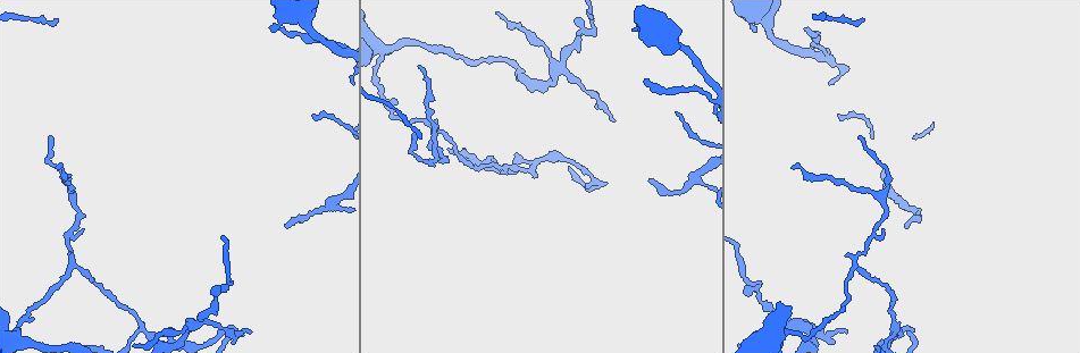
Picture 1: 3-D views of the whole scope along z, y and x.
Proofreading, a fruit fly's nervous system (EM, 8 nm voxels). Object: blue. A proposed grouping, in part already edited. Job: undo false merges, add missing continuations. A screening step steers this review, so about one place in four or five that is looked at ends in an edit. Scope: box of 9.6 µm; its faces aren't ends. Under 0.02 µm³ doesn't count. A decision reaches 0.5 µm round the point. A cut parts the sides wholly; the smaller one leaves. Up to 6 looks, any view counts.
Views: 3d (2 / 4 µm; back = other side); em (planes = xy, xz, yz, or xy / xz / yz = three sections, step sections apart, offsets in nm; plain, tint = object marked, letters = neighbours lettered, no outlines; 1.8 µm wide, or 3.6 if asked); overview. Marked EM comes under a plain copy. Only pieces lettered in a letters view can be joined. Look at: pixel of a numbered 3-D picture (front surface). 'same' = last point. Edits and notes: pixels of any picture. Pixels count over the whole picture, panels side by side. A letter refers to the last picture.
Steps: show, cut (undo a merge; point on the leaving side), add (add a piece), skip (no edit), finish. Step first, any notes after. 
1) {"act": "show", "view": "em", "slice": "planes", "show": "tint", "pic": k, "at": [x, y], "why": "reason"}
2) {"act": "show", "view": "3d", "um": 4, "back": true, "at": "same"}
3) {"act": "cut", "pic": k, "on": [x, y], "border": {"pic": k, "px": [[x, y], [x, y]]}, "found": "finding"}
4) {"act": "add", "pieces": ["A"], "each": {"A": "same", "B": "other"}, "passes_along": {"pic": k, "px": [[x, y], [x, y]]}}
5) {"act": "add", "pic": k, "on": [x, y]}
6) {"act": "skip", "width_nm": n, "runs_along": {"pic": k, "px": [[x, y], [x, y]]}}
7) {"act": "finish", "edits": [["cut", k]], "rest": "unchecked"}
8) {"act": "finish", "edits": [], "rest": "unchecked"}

{"act": "show", "view": "3d", "um": 2, "pic": 1, "at": [892, 328], "why": "side arm on a straight run"}

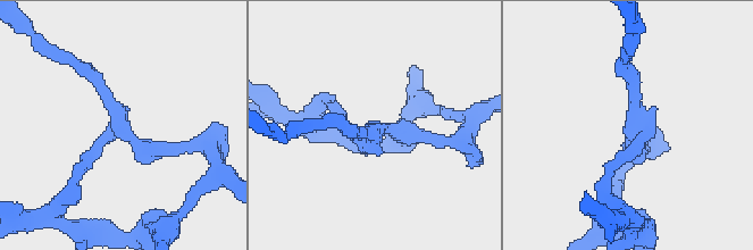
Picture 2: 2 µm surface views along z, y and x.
{"act": "show", "view": "em", "slice": "planes", "show": "letters", "pic": 2, "at": [117, 127], "why": "need the tissue"}

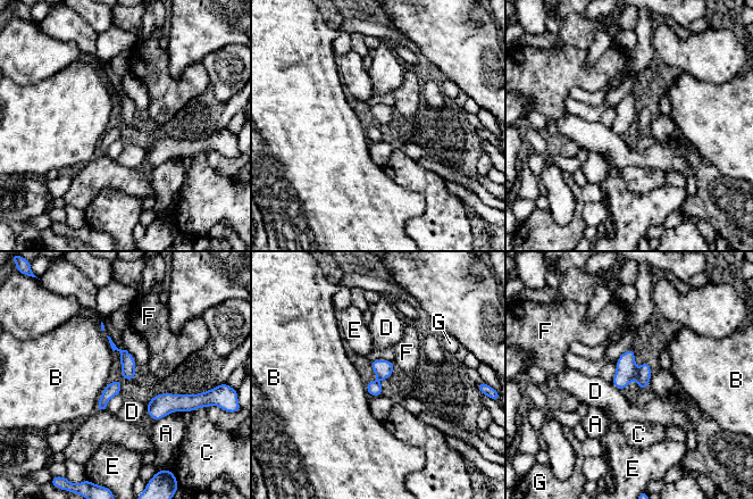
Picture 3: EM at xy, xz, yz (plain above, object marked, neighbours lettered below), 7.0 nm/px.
{"act": "skip", "each": {"A": "other", "B": "other", "C": "other", "D": "other", "E": "other", "F": "other", "G": "other"}, "arms": 3, "found": "all the same cell"}

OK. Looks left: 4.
{"act": "show", "view": "em", "slice": "xy", "step": 4, "show": "tint", "pic": 1, "at": [908, 329], "why": "sharp bend"}

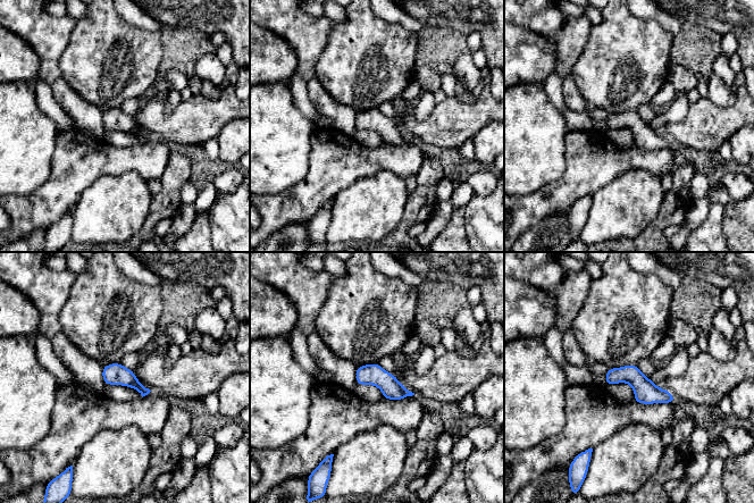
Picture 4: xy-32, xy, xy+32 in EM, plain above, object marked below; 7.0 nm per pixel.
{"act": "show", "view": "em", "slice": "xy", "step": 4, "show": "letters", "at": "same"}

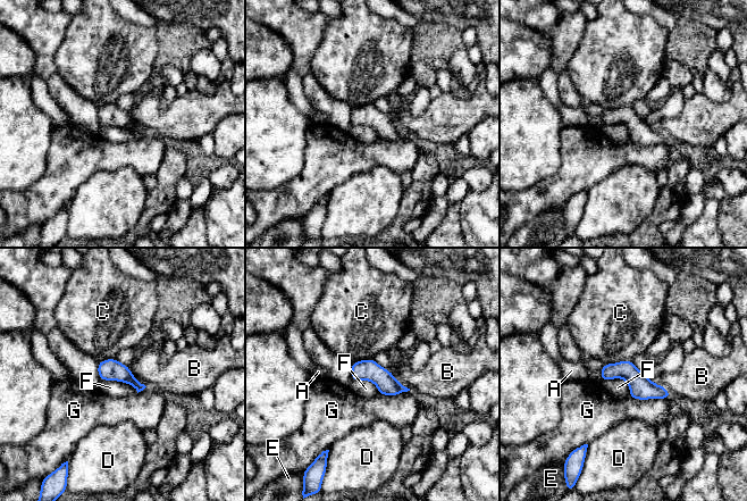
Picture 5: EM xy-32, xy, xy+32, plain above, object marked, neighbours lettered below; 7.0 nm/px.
{"act": "skip", "longest_contact_nm": ["G", 300], "each": {"A": "other", "B": "other", "C": "other", "D": "other", "E": "other", "F": "other", "G": "other"}, "border": {"pic": 5, "px": [[101, 380], [126, 382], [137, 392]]}, "found": "all the same cell"}

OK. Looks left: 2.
{"act": "show", "view": "em", "um": 3.6, "slice": "planes", "show": "letters", "pic": 1, "at": [558, 68], "why": "four or more arms meet"}

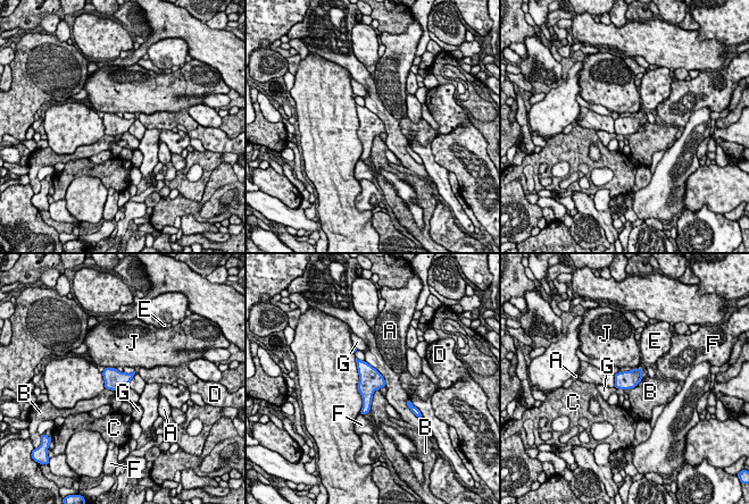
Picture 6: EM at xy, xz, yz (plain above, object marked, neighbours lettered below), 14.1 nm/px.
{"act": "skip", "each": {"A": "other", "B": "other", "C": "other", "D": "other", "E": "other", "F": "other", "G": "other", "J": "other"}, "border": {"pic": 6, "px": [[379, 388], [373, 394], [369, 410]]}, "found": "all the same cell"}

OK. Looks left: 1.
{"act": "finish", "edits": [], "rest": "unchecked"}

